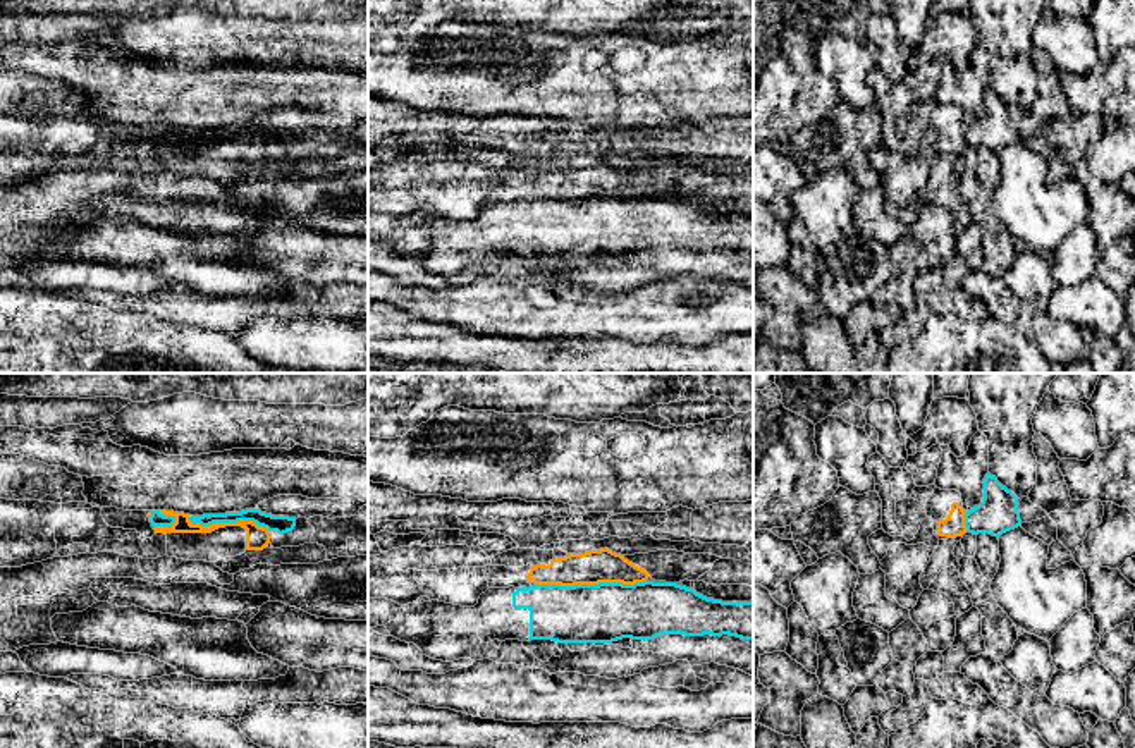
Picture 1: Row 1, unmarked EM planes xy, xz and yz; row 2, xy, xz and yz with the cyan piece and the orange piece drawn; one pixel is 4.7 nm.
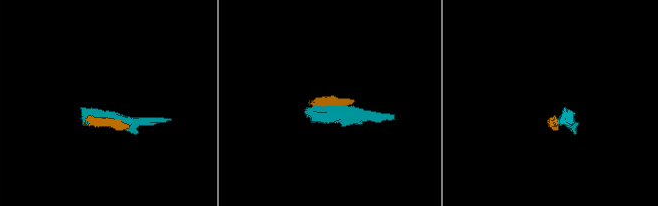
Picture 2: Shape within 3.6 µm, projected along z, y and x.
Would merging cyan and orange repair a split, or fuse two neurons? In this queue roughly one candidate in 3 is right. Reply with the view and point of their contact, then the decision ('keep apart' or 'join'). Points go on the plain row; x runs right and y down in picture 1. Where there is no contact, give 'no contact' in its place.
meets cyan in xz at (590, 200); keep apart

